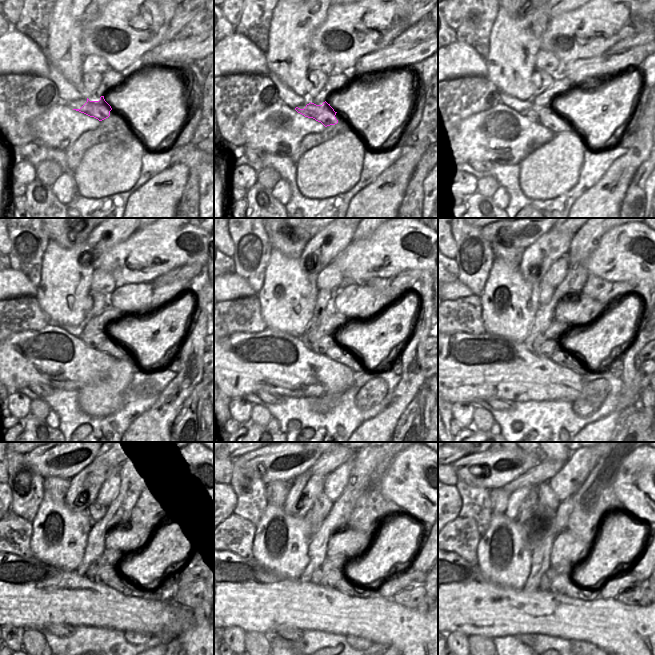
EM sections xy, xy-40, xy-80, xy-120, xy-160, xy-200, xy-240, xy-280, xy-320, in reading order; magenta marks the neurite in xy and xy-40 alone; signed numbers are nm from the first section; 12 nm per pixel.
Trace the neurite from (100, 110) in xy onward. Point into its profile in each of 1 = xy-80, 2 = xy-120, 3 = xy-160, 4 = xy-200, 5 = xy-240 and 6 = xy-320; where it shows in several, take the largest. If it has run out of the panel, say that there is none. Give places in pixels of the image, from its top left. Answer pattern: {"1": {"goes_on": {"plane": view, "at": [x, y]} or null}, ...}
{"1": {"goes_on": {"plane": "xy-80", "at": [547, 116]}}, "2": {"goes_on": {"plane": "xy-120", "at": [102, 342]}}, "3": {"goes_on": {"plane": "xy-160", "at": [327, 345]}}, "4": {"goes_on": {"plane": "xy-200", "at": [551, 348]}}, "5": {"goes_on": {"plane": "xy-240", "at": [106, 575]}}, "6": {"goes_on": {"plane": "xy-320", "at": [560, 583]}}}

